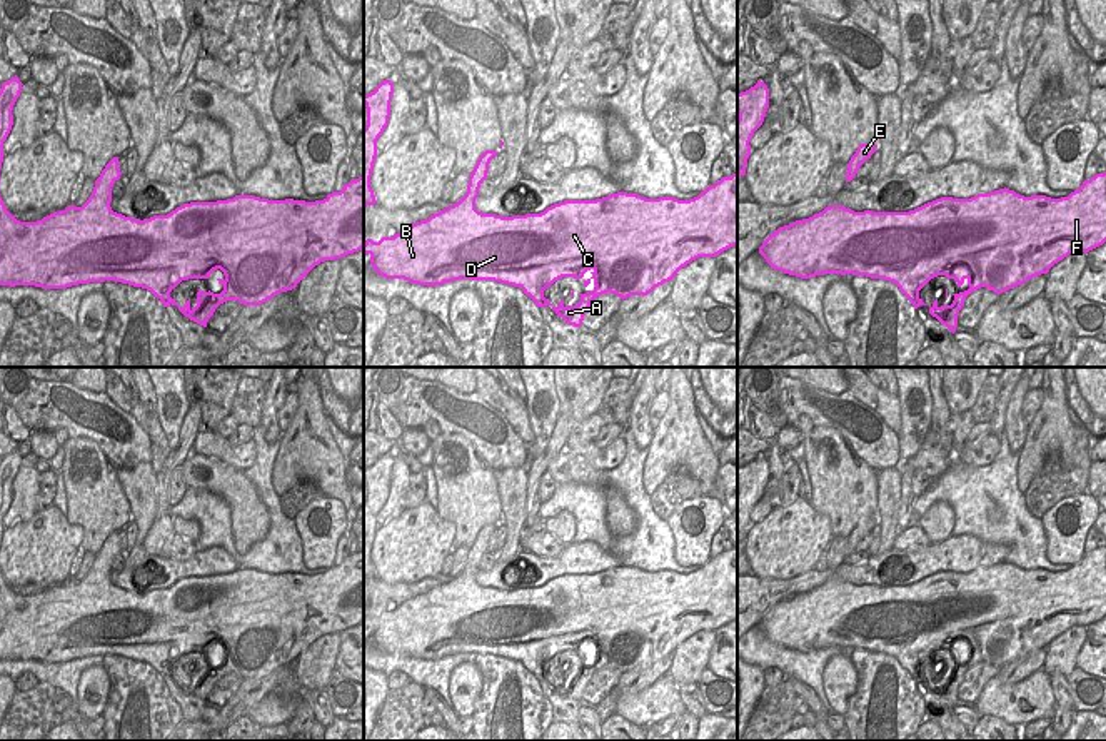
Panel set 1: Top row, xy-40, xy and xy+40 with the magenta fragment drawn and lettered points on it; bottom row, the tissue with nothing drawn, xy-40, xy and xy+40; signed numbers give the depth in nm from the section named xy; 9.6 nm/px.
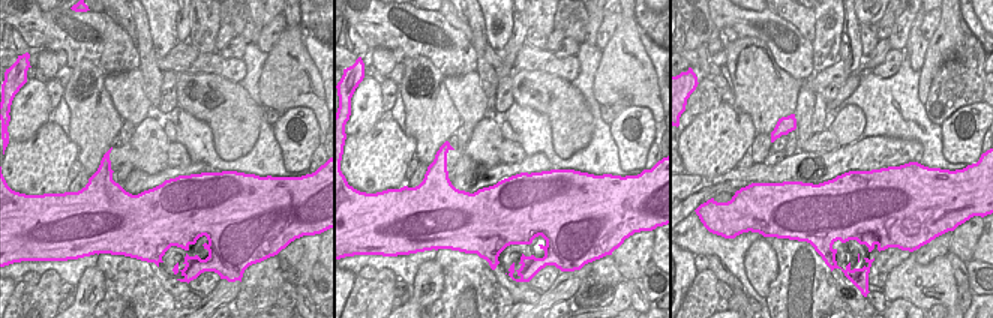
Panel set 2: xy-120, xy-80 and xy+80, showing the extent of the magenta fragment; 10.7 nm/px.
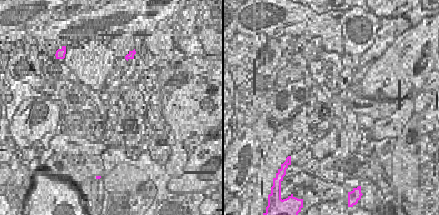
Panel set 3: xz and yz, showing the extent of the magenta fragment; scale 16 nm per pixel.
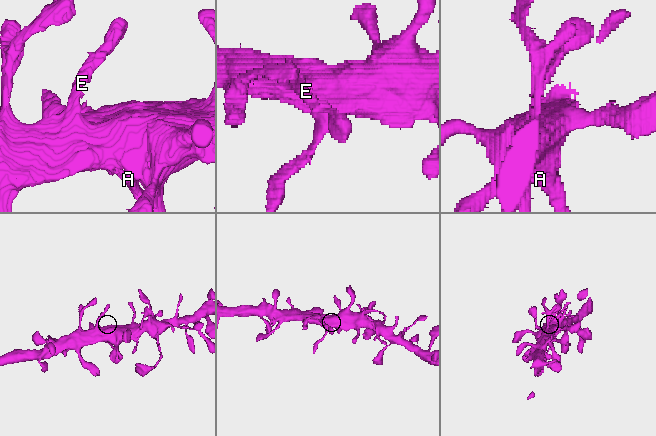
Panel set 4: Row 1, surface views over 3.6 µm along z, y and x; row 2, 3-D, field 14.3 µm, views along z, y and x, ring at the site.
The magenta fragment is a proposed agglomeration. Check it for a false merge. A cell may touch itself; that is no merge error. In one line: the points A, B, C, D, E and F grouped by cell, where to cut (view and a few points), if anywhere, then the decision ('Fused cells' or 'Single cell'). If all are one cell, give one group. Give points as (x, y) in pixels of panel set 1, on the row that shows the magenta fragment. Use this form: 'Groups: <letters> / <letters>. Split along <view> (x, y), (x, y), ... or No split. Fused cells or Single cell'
Groups: A B C D E F. No split. Single cell.

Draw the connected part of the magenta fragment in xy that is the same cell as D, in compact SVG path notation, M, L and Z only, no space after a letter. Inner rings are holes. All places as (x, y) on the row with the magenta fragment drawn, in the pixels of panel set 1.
M485 150L470 177L465 195L454 205L402 229L394 237L382 237L379 242L367 239L364 255L370 255L370 265L385 279L404 279L419 285L442 285L460 279L494 280L520 287L537 307L550 305L566 324L581 327L592 300L602 294L616 294L622 300L631 295L647 295L656 287L669 282L676 274L699 257L716 257L737 245L737 174L722 177L709 185L697 197L679 200L674 197L646 199L637 194L617 192L596 200L564 200L547 207L540 214L502 217L482 214L475 209L480 184L487 179L489 164L495 150ZM586 272L592 277L584 280L596 285L592 292L579 294L577 305L564 305L564 299L556 307L544 297L544 290L562 277L582 279Z

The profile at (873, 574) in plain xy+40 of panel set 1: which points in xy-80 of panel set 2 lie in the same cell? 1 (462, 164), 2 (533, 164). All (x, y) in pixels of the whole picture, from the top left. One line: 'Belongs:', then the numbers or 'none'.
Belongs: 2

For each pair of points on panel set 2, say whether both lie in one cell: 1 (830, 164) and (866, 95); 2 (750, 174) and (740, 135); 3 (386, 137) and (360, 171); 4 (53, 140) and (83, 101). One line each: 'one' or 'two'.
1: two
2: two
3: one
4: two

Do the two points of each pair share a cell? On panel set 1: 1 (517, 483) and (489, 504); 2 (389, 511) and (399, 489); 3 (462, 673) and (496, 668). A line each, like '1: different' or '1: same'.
1: different
2: same
3: different

